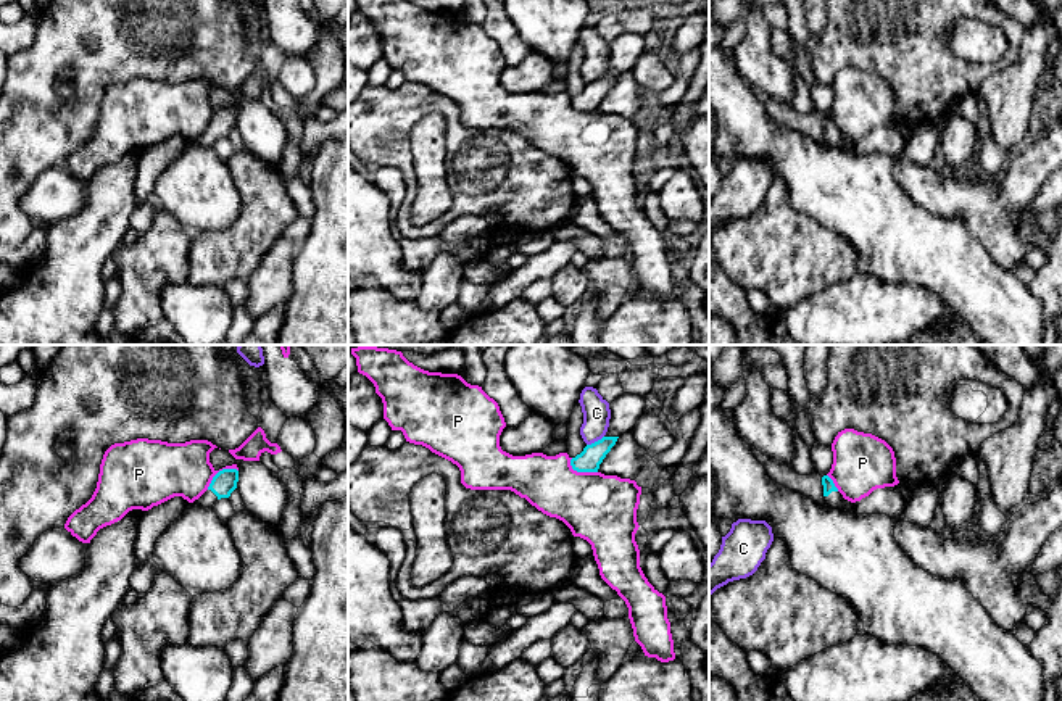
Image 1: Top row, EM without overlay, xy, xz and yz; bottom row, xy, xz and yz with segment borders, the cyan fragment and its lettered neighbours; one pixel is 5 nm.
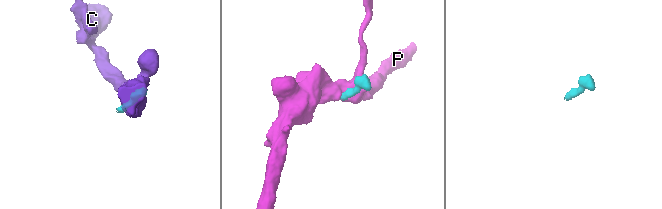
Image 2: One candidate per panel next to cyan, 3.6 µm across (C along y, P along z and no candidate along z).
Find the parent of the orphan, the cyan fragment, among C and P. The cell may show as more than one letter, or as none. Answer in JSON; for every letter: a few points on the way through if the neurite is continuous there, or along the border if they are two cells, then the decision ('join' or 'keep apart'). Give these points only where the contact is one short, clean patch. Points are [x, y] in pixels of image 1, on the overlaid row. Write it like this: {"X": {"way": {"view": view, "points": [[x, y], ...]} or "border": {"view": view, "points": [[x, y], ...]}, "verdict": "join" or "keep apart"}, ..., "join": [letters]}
{"C": {"border": {"view": "xz", "points": [[603, 435], [587, 445]]}, "verdict": "keep apart"}, "P": {"border": {"view": "xy", "points": [[237, 469], [221, 469], [207, 489]]}, "verdict": "keep apart"}, "join": []}

